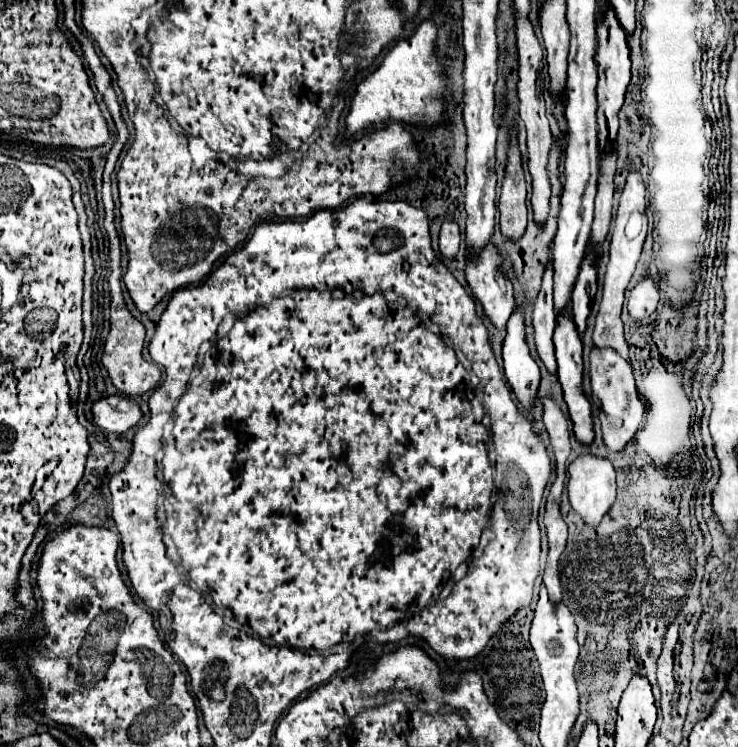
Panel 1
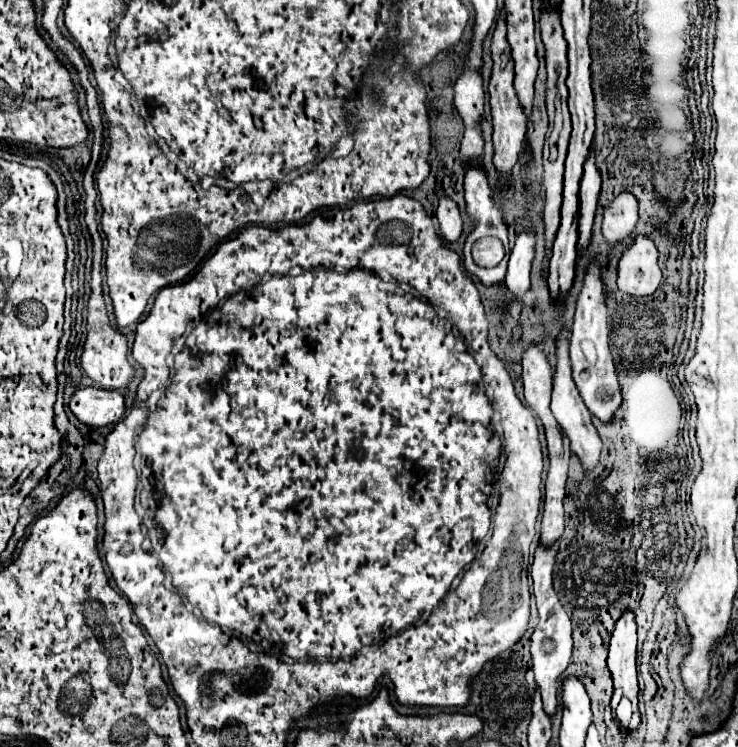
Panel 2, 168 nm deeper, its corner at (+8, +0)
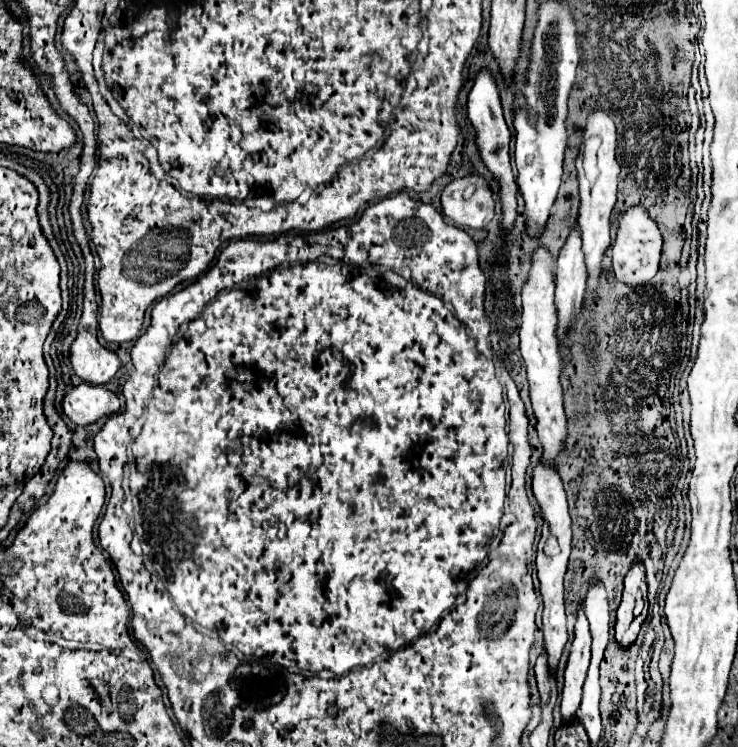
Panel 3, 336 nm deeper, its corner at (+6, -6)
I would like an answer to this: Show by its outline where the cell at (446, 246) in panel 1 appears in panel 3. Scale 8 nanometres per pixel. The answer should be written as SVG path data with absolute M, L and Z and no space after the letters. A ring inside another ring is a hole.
M478 174L450 182L442 192L442 210L456 226L484 228L494 218L492 184Z

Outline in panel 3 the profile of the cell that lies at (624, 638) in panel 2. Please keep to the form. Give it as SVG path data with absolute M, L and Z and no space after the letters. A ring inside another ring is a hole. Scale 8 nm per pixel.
M634 562L634 566L628 570L624 578L624 592L618 608L616 640L622 646L630 646L636 640L640 626L646 620L648 612L646 594L648 594L646 566L642 566L642 562Z

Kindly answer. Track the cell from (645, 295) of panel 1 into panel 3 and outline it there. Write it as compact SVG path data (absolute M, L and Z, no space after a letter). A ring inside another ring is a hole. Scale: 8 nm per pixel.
M642 204L626 208L618 222L618 234L612 246L612 262L614 262L614 276L626 284L646 284L650 282L660 264L660 250L662 250L662 236L656 222L648 216Z

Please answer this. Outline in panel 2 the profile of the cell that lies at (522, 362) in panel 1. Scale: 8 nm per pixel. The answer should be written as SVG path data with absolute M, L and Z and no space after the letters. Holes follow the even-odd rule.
M520 234L510 254L504 286L514 298L524 296L530 288L530 262L534 258L534 242L536 240L532 234Z

